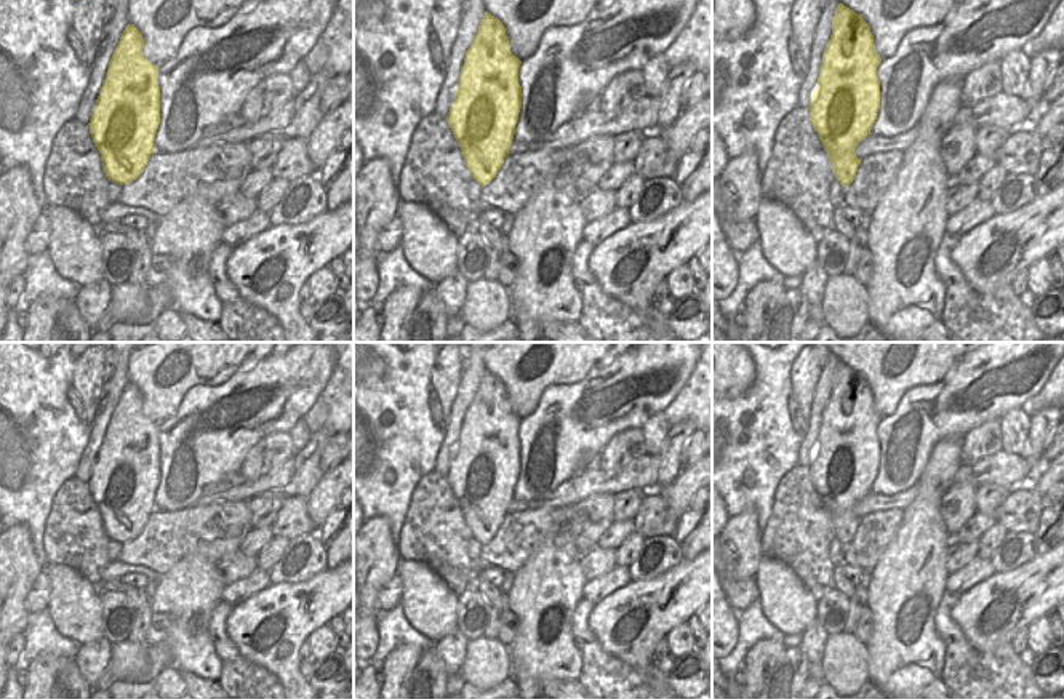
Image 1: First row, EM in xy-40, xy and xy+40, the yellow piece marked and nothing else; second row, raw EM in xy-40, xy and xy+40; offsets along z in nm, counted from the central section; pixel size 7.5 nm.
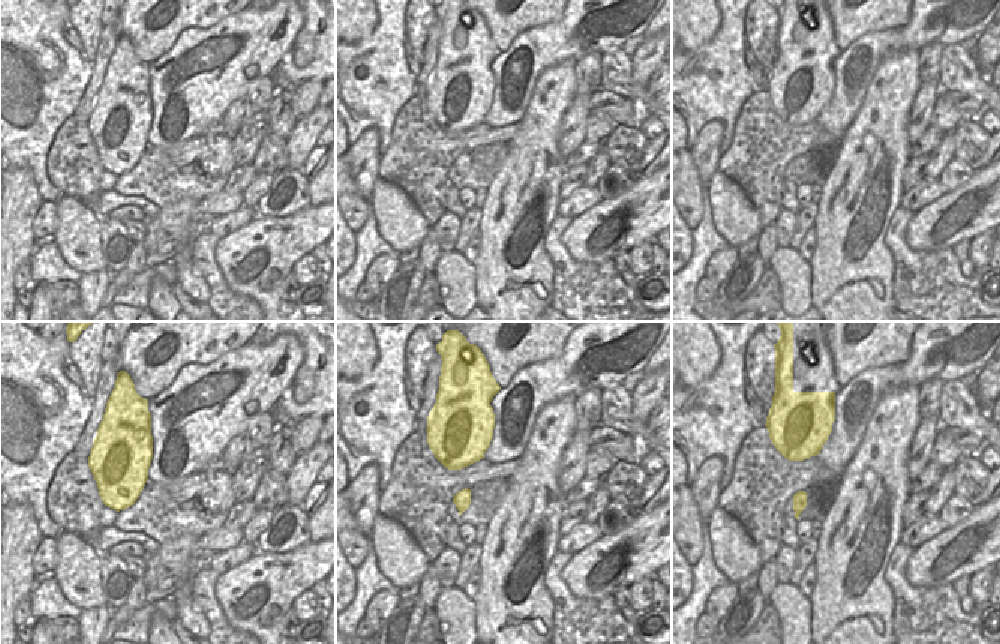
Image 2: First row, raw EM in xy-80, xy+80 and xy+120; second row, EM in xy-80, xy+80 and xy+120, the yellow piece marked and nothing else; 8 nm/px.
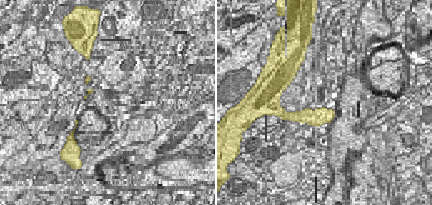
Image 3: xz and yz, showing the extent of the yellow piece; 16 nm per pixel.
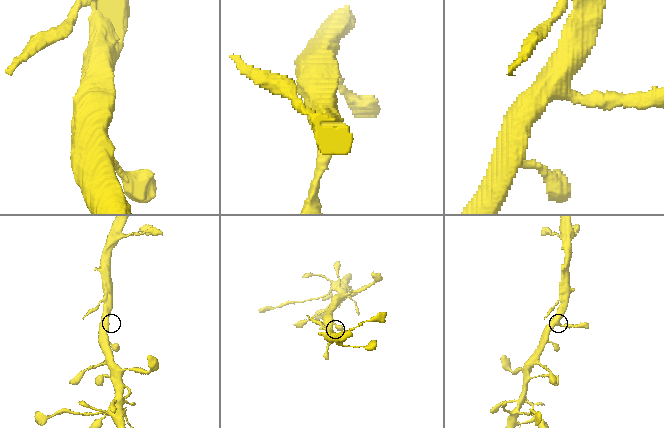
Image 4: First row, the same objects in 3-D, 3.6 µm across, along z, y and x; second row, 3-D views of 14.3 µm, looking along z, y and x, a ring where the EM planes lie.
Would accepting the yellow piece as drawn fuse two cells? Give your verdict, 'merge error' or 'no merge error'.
no merge error

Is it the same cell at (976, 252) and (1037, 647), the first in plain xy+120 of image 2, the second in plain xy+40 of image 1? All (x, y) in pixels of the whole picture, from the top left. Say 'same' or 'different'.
same

